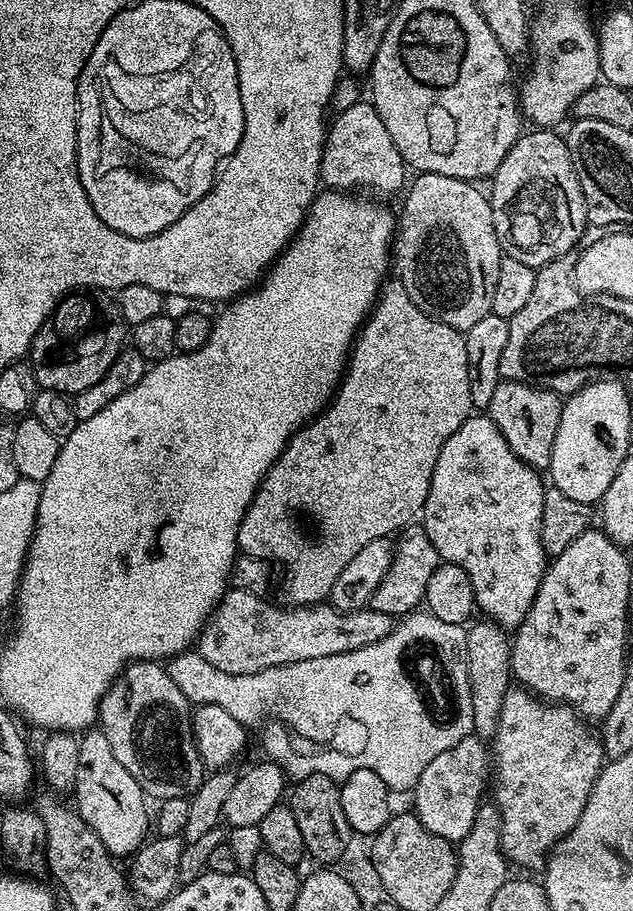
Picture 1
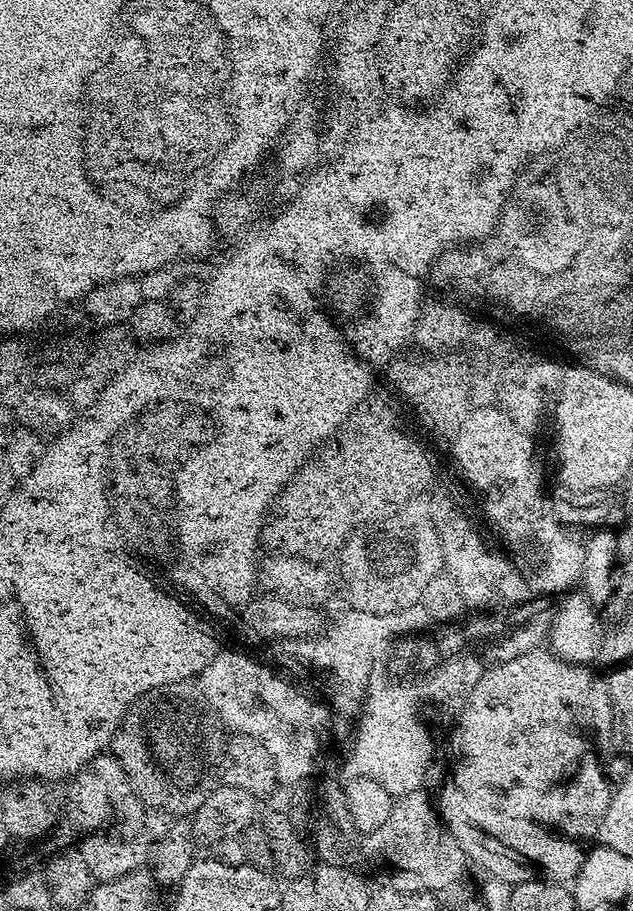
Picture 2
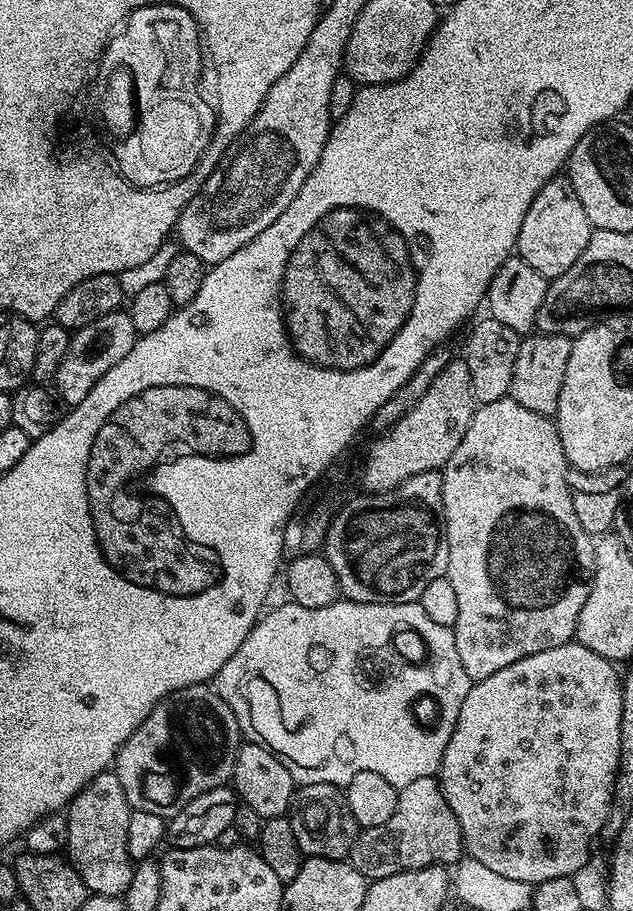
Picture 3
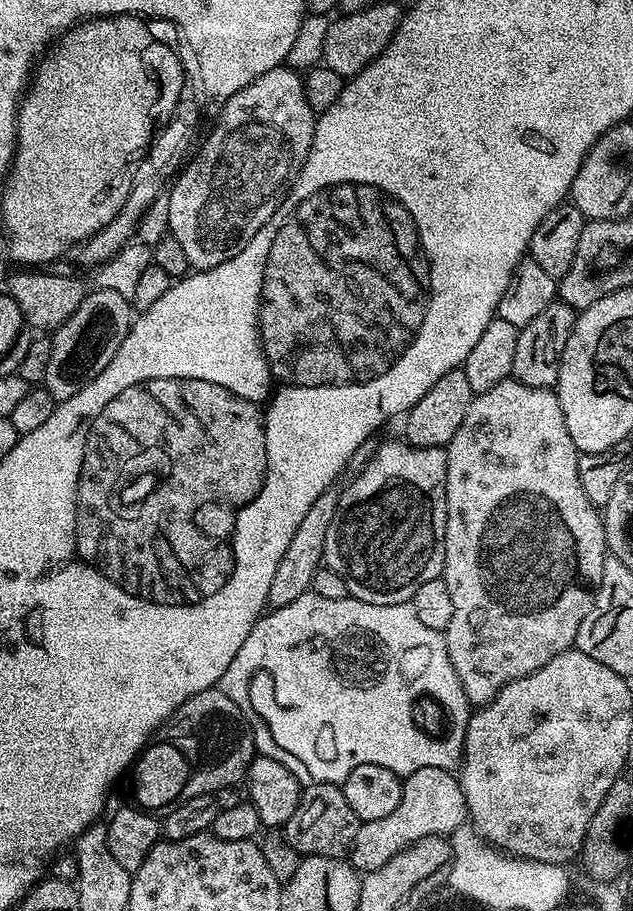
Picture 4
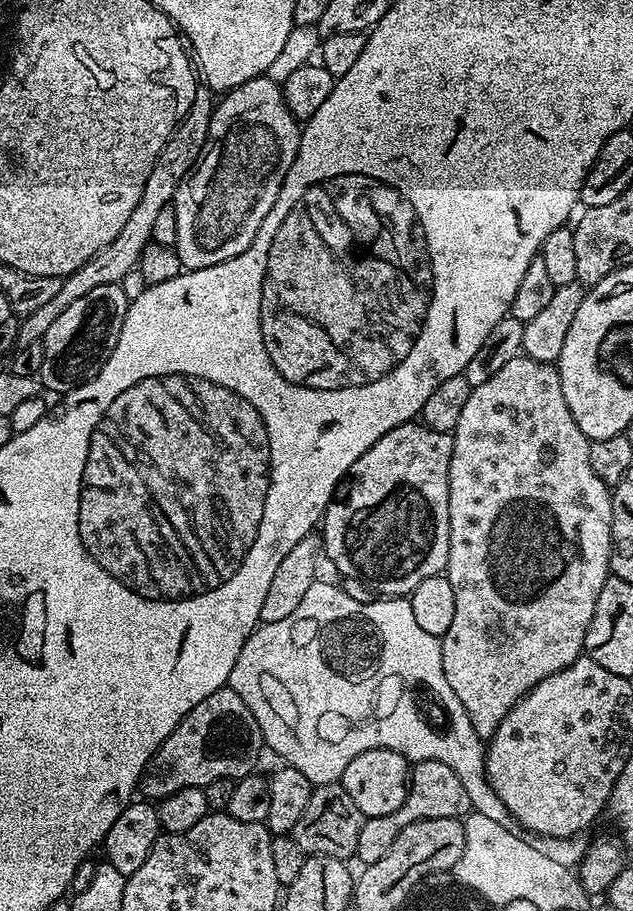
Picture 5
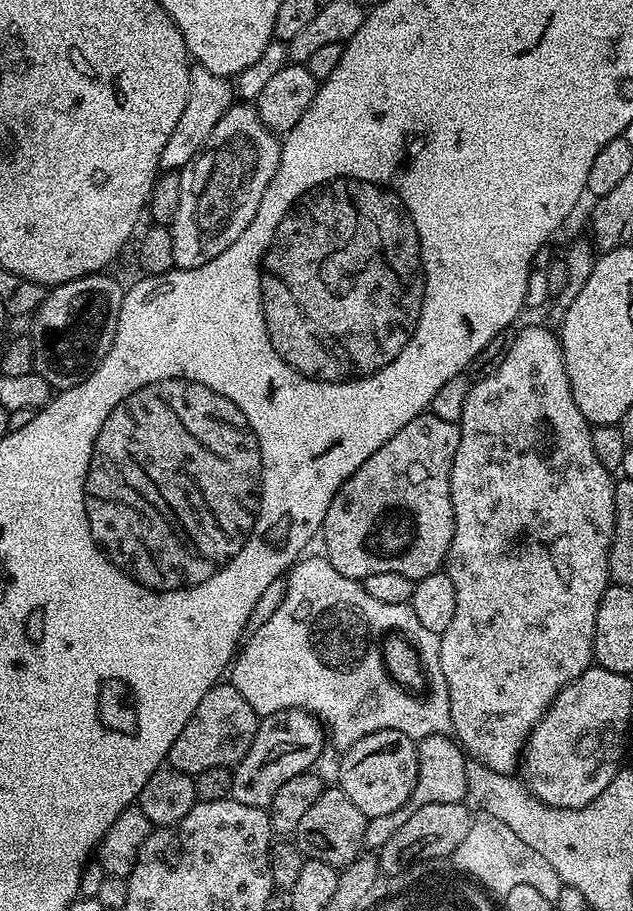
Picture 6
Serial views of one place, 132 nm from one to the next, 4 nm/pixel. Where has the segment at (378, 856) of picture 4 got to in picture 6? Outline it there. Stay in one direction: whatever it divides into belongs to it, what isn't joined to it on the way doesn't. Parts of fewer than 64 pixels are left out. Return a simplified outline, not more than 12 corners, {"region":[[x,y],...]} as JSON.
{"region":[[451,735],[416,745],[418,778],[391,814],[368,817],[379,850],[422,806],[468,796],[466,754]]}

